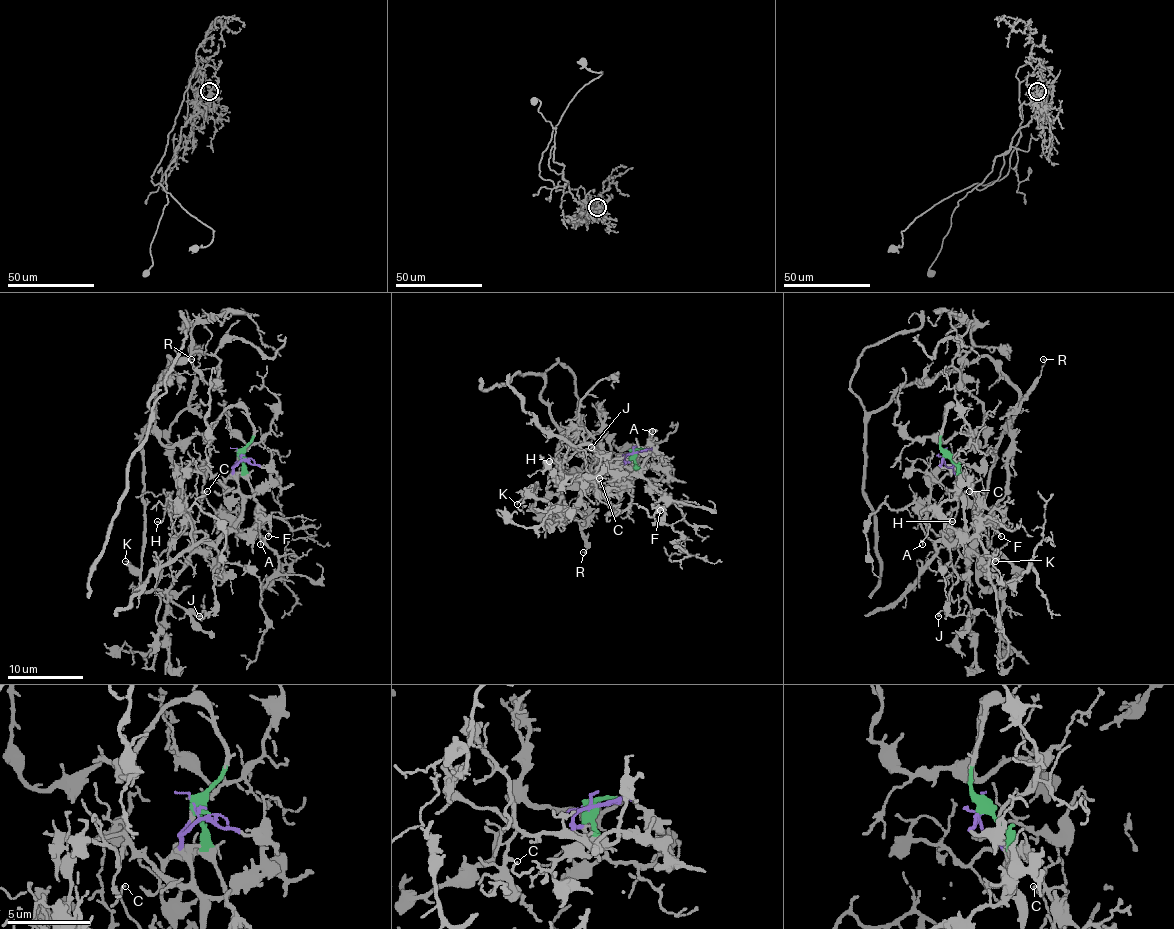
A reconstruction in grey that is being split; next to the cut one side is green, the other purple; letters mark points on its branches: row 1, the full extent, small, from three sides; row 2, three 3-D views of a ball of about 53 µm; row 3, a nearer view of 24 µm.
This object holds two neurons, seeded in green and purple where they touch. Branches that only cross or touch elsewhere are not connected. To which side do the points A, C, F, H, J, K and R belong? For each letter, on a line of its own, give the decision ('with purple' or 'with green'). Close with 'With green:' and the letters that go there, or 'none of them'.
A: with green
C: with purple
F: with purple
H: with green
J: with purple
K: with green
R: with green
With green: A, H, K, R

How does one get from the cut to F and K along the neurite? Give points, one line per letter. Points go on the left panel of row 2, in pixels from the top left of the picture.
F: (240, 455), (232, 470), (242, 495), (242, 518), (236, 527), (251, 539), (259, 533), (261, 525), (268, 537)
K: (240, 455), (253, 425), (238, 406), (206, 440), (160, 440), (168, 356), (141, 432), (141, 567), (124, 561)

